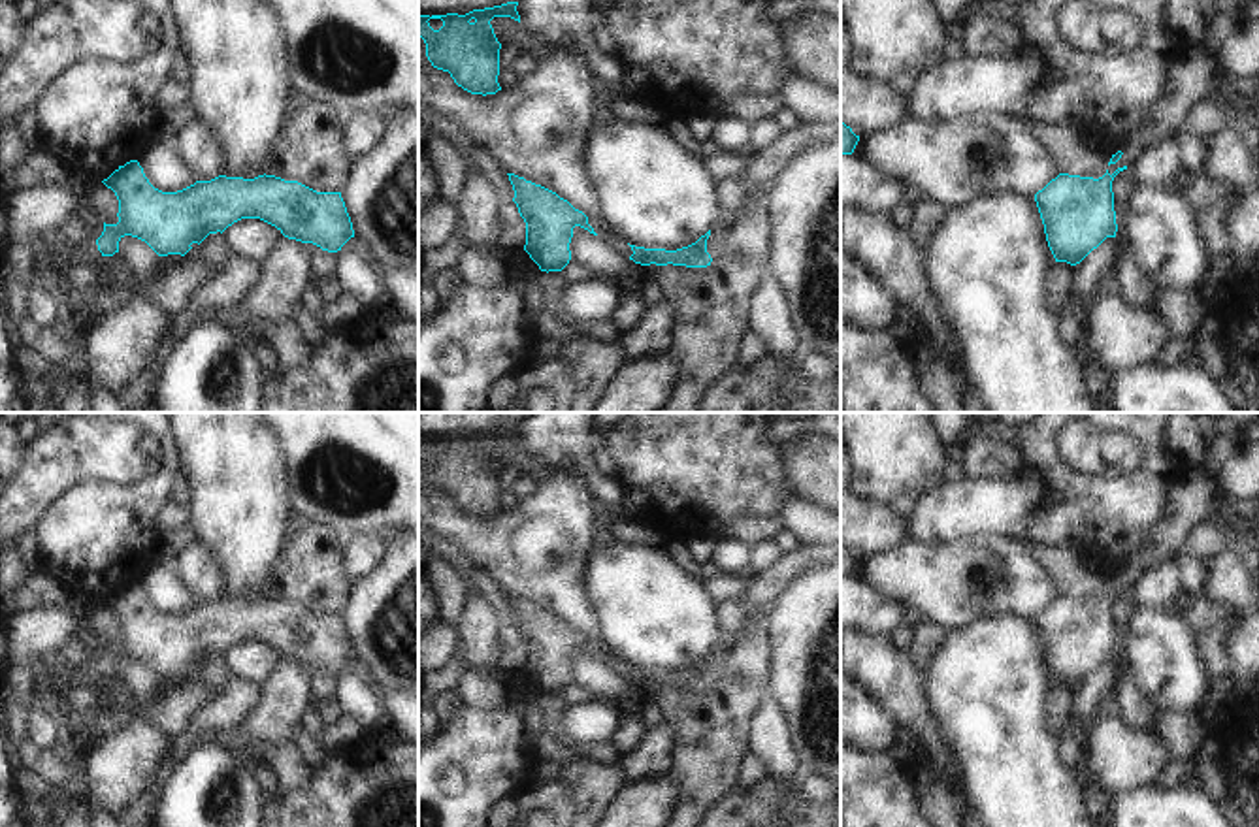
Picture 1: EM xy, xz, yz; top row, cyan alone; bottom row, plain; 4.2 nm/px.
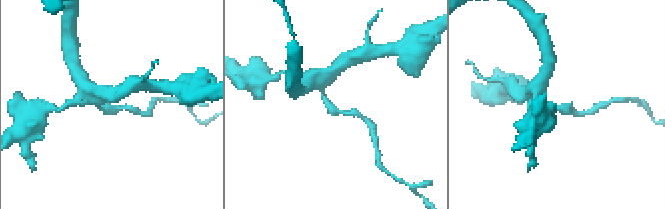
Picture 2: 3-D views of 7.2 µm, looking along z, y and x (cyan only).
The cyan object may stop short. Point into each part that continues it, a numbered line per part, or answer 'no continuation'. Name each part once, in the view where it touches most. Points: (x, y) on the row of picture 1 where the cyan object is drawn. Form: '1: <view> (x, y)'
1: yz (1129, 153)

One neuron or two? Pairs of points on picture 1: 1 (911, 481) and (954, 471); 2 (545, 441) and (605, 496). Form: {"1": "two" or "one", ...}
{"1": "two", "2": "one"}

